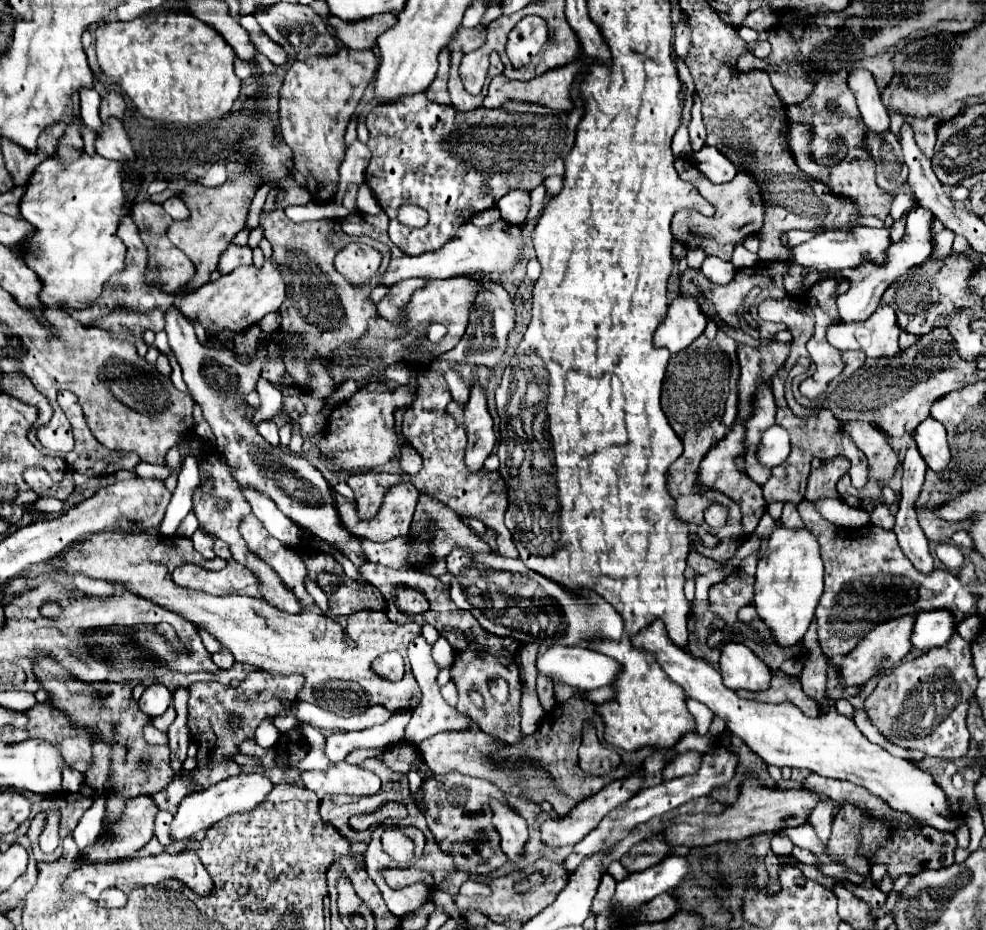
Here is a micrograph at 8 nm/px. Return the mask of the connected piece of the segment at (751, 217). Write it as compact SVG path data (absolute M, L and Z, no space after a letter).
M676 159L676 171L682 181L692 183L698 193L714 205L716 213L712 217L704 217L698 211L680 211L672 219L672 233L678 243L682 243L686 249L702 249L706 255L714 255L722 261L730 261L732 251L736 245L744 241L744 237L758 233L764 221L764 207L762 207L762 197L760 197L760 187L754 181L750 173L738 173L730 183L724 185L714 185L708 179L700 175L700 171L694 167L692 161L688 159Z

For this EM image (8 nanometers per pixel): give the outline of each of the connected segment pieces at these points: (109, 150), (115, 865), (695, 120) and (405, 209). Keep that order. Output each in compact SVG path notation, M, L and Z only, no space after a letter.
M108 119L102 123L100 133L96 133L94 149L98 155L114 161L134 161L136 157L124 125L118 119Z
M164 851L154 857L144 857L144 859L128 859L128 861L112 861L112 863L96 863L96 865L82 865L74 869L68 877L66 883L62 885L64 891L64 901L72 899L72 893L84 893L90 899L98 899L98 895L108 889L108 887L124 887L124 885L156 885L162 883L164 879L178 879L186 883L188 889L194 889L198 895L208 895L212 891L212 879L208 871L202 867L202 861L198 859L196 851Z
M694 93L694 105L692 105L692 121L688 125L688 133L690 133L690 145L692 151L700 151L704 147L704 139L706 139L706 127L702 123L702 115L700 115L700 99Z
M402 205L398 211L398 221L411 228L421 228L428 222L428 214L416 205Z

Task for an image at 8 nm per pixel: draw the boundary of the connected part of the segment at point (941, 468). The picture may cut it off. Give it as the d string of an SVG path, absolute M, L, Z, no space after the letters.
M928 417L926 421L922 421L916 427L914 439L916 439L916 447L922 455L922 459L926 459L926 465L942 475L950 461L950 449L948 449L946 431L944 431L942 423Z

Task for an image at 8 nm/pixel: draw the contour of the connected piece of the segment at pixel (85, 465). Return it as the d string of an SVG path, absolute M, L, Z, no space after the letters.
M62 391L60 397L58 397L58 403L62 407L62 411L66 413L70 425L72 425L72 433L74 433L74 441L76 441L76 447L70 451L70 453L60 454L64 458L64 461L76 471L76 473L82 473L82 475L88 475L88 477L102 477L102 475L112 475L116 471L134 471L134 467L140 463L138 455L134 453L118 453L118 451L110 451L106 447L102 447L102 443L98 443L90 431L90 427L86 425L84 421L84 415L82 415L82 409L78 405L78 401L74 399L72 393L66 393Z

